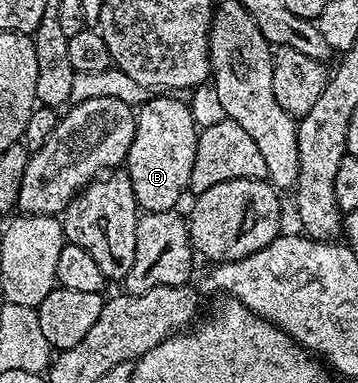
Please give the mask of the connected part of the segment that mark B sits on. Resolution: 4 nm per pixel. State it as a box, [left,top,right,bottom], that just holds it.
[125,94,199,213]

